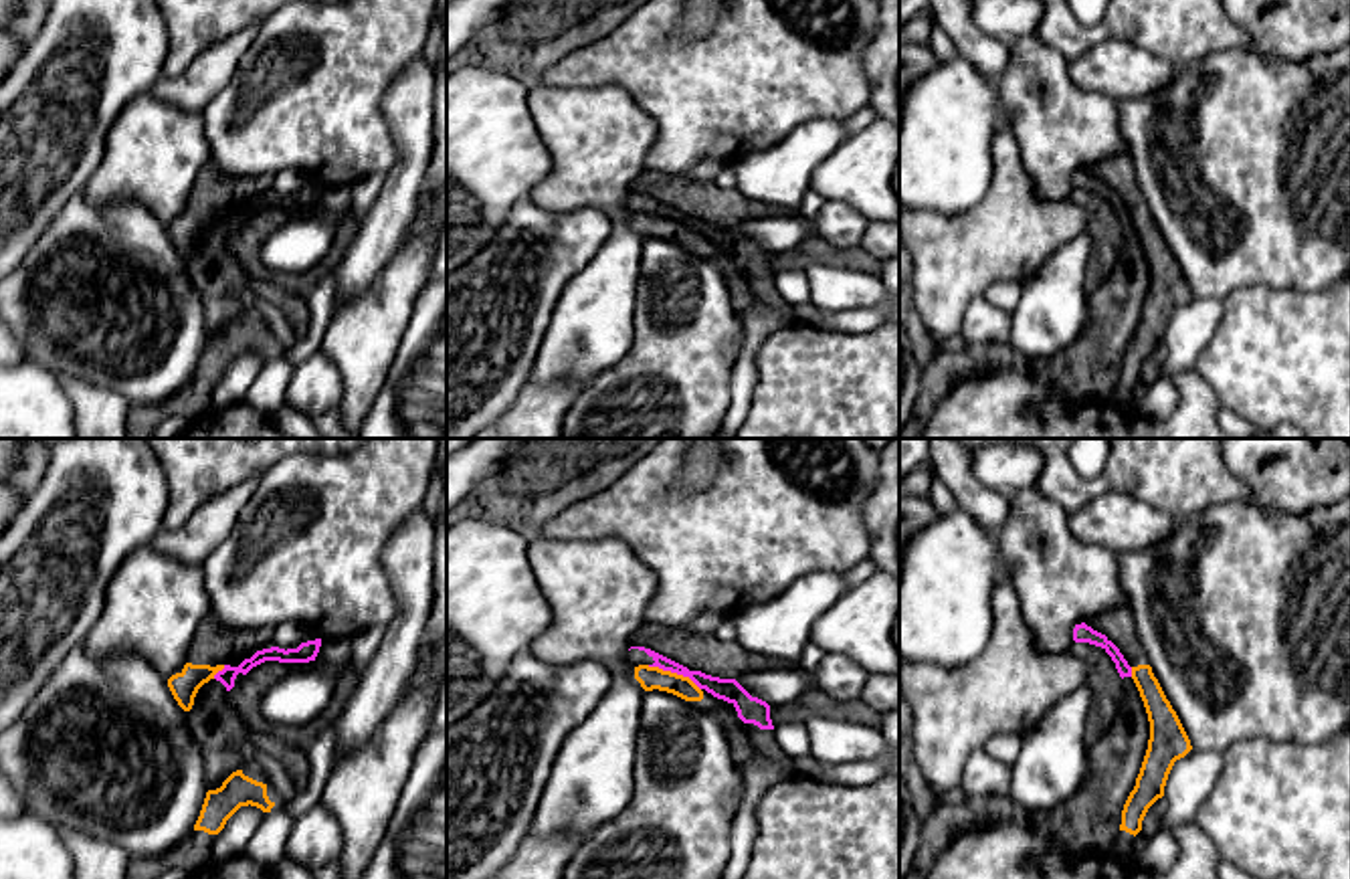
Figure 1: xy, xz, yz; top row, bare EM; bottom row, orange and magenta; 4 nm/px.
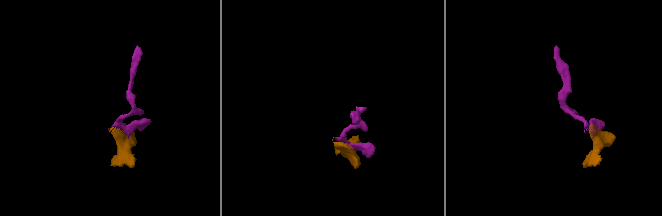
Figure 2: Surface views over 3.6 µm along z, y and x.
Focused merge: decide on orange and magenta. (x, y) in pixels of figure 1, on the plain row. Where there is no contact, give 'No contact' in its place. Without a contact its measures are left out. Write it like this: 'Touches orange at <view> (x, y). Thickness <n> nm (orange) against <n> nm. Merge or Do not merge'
Touches orange at xz (673, 221). Thickness 100 nm (orange) against 90 nm. Do not merge

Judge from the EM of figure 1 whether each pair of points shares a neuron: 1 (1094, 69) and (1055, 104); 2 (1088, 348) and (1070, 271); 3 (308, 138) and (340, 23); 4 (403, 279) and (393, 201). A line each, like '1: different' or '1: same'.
1: different
2: different
3: same
4: different

